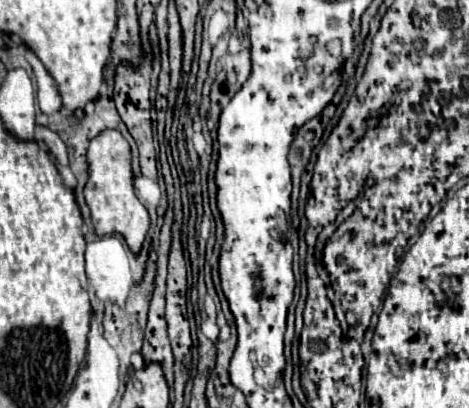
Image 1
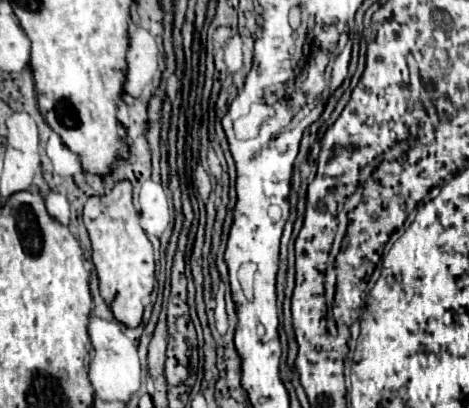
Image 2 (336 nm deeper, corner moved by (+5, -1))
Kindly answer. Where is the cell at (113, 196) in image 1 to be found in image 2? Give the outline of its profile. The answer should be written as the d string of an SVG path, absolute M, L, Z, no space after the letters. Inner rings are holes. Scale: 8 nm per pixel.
M119 182L109 196L93 196L85 204L83 220L93 246L93 264L99 274L99 290L113 318L127 328L135 328L143 318L143 300L149 298L155 286L153 246L145 236L139 214L133 206L133 188L130 182Z

